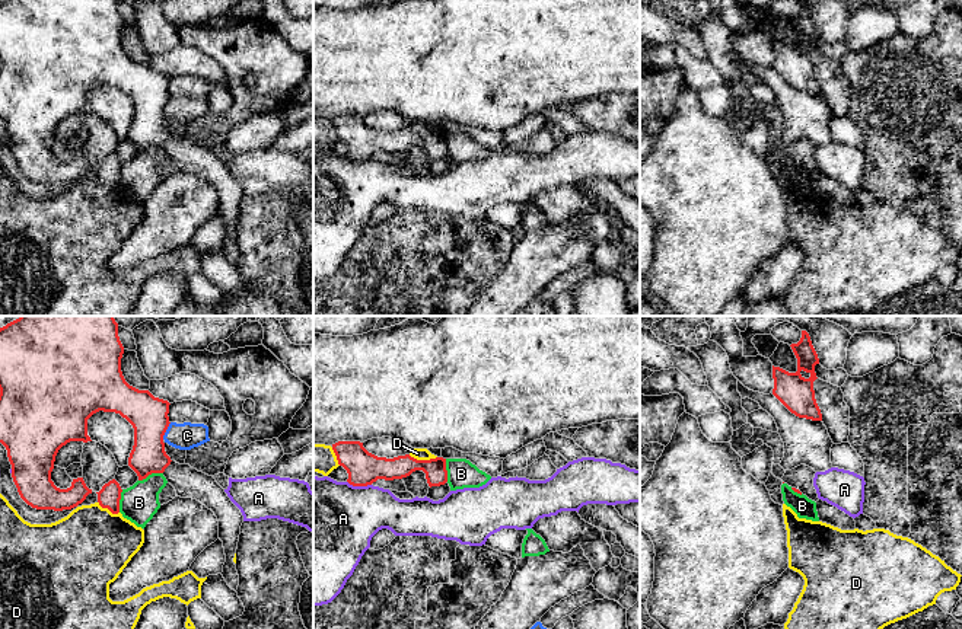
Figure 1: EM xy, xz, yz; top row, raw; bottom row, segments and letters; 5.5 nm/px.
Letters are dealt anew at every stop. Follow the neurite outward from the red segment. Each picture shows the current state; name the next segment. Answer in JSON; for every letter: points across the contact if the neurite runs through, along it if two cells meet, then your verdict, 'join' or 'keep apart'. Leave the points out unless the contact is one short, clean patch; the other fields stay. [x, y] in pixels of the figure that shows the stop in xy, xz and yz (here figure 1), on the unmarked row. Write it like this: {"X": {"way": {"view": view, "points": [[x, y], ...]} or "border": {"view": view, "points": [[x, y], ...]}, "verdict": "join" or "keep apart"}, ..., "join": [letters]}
{"A": {"verdict": "keep apart"}, "B": {"border": {"view": "xy", "points": [[162, 146], [153, 146], [139, 155]]}, "verdict": "keep apart"}, "C": {"border": {"view": "xy", "points": [[171, 96], [162, 112]]}, "verdict": "keep apart"}, "D": {"verdict": "keep apart"}, "join": []}

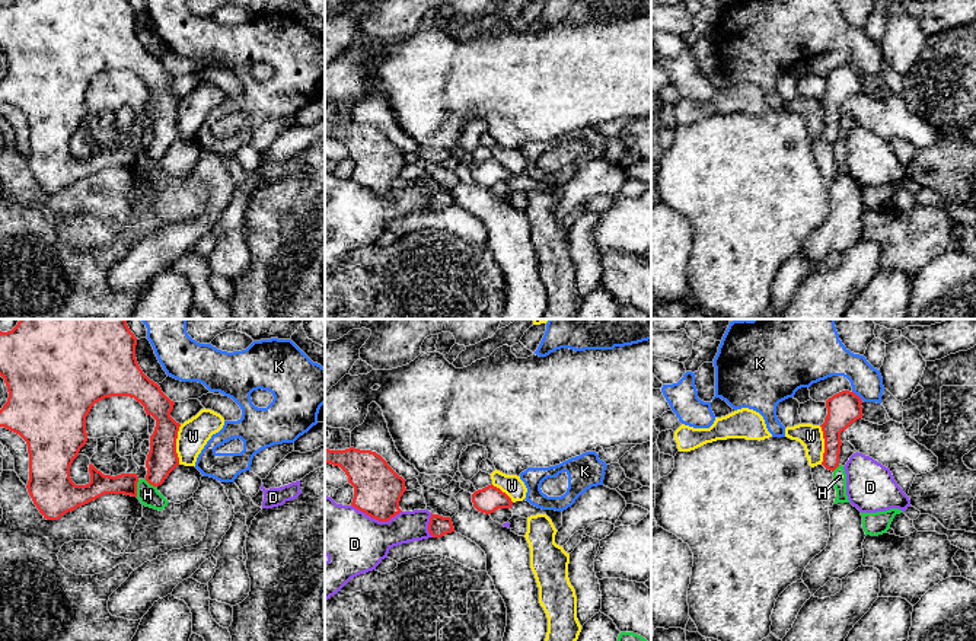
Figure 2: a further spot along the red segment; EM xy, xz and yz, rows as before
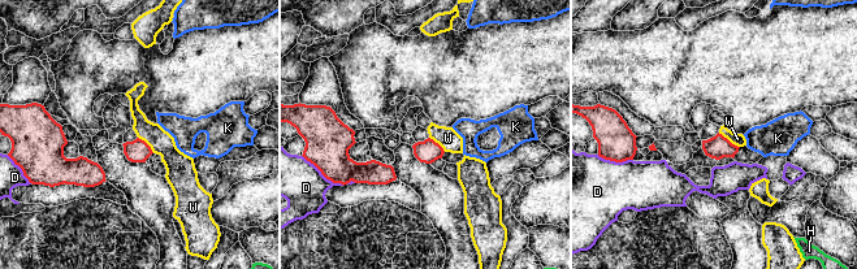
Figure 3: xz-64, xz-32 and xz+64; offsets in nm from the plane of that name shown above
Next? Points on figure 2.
{"D": {"verdict": "keep apart"}, "H": {"border": {"view": "xy", "points": [[139, 153], [136, 169]]}, "verdict": "keep apart"}, "K": {"border": {"view": "yz", "points": [[852, 64], [861, 75]]}, "verdict": "keep apart"}, "W": {"border": {"view": "xy", "points": [[181, 98], [176, 107], [178, 137]]}, "verdict": "keep apart"}, "join": []}

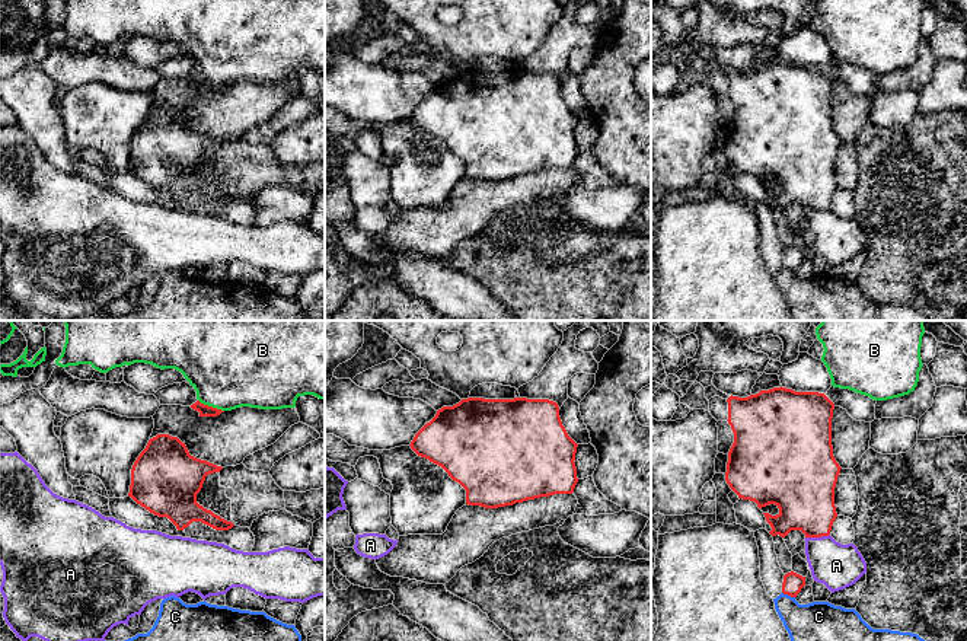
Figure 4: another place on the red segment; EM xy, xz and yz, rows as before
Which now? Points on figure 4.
{"A": {"verdict": "keep apart"}, "B": {"way": {"view": "xy", "points": [[204, 83], [211, 80], [229, 41]]}, "verdict": "join"}, "C": {"verdict": "keep apart"}, "join": ["B"]}

